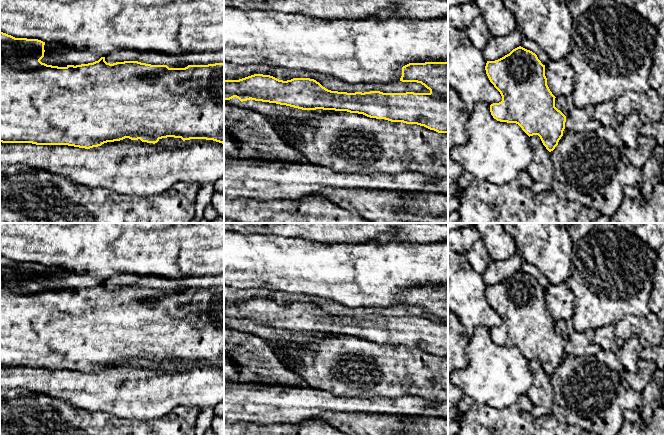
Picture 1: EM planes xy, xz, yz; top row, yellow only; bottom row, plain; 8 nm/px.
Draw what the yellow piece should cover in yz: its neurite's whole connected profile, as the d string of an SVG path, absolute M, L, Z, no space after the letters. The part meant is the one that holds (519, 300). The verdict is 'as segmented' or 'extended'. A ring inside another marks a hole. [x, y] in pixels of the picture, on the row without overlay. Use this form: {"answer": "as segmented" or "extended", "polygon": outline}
{"answer": "as segmented", "polygon": "M519 270L498 284L487 285L485 294L490 306L502 320L501 326L490 329L493 342L518 348L529 361L538 359L546 373L553 375L563 360L566 340L555 331L556 321L547 309L545 289L537 279Z"}

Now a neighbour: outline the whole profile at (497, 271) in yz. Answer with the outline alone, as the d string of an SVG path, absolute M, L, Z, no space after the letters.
M517 252L506 260L491 260L482 274L484 282L487 285L495 285L504 281L521 269L522 261L523 259Z

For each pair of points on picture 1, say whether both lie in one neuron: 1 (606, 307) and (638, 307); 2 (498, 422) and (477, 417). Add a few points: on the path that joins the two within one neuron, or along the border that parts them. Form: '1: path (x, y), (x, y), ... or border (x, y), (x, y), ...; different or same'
1: path (614, 307), (630, 307); same
2: path (493, 422), (482, 422); same

